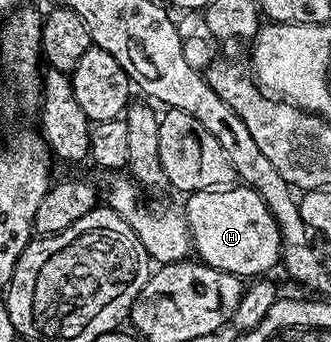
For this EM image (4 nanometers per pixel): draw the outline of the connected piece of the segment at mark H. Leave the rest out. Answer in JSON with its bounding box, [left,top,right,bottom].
[185,183,282,279]

